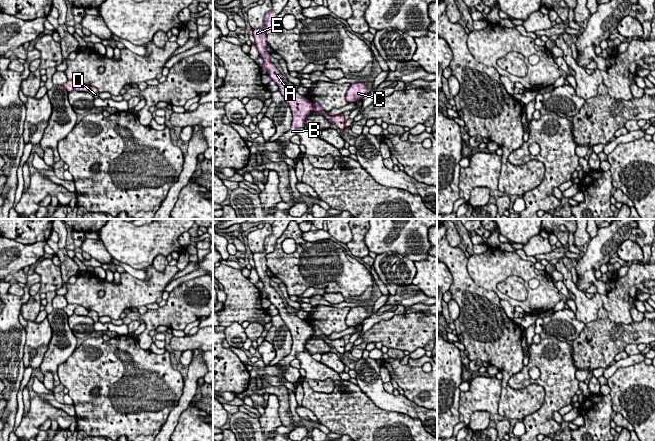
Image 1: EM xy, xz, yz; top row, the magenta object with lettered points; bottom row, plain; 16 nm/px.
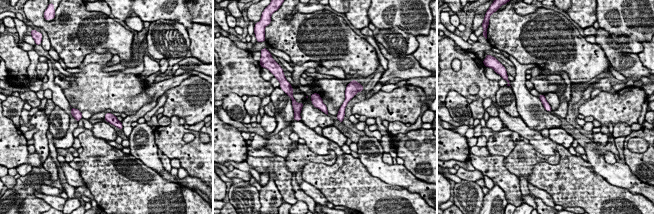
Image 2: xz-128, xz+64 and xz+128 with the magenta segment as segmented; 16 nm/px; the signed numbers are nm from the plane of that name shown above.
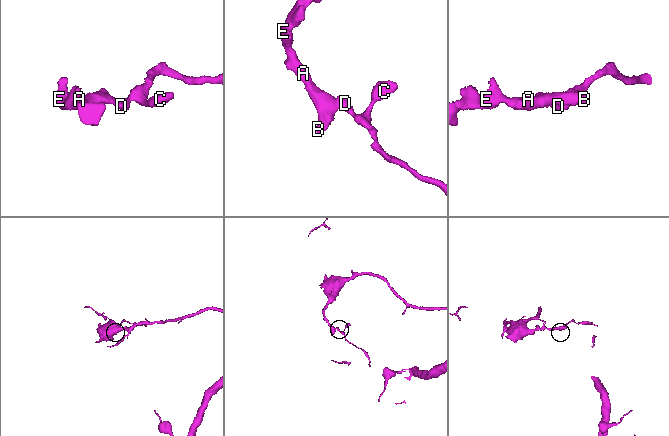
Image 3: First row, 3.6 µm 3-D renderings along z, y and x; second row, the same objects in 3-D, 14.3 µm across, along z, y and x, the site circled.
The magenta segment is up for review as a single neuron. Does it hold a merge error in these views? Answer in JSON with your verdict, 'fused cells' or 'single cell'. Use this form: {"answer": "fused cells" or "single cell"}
{"answer": "fused cells"}

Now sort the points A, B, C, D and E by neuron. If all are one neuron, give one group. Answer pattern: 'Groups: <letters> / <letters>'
Groups: A B E / C D

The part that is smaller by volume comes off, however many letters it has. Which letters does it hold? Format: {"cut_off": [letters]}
{"cut_off": ["C", "D"]}

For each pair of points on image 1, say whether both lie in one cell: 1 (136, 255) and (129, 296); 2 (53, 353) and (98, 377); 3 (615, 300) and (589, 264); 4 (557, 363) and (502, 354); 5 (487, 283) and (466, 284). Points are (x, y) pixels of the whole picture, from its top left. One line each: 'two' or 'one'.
1: two
2: two
3: two
4: two
5: two

